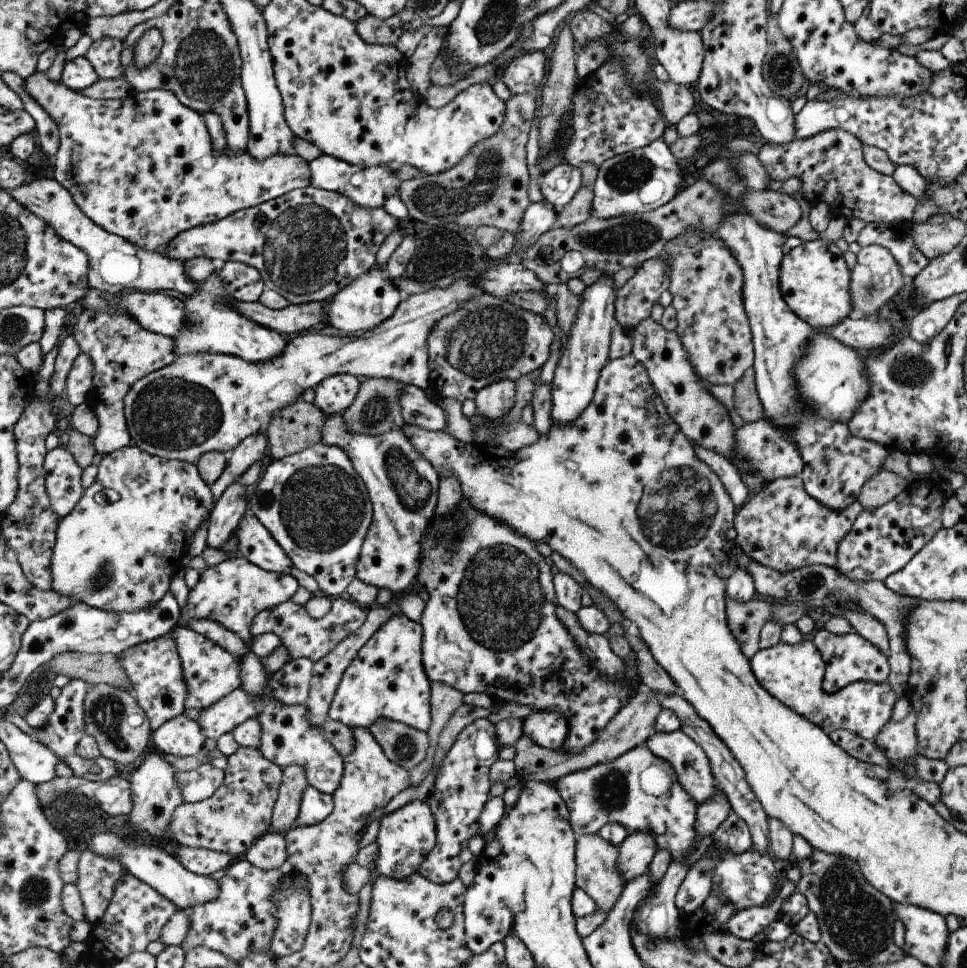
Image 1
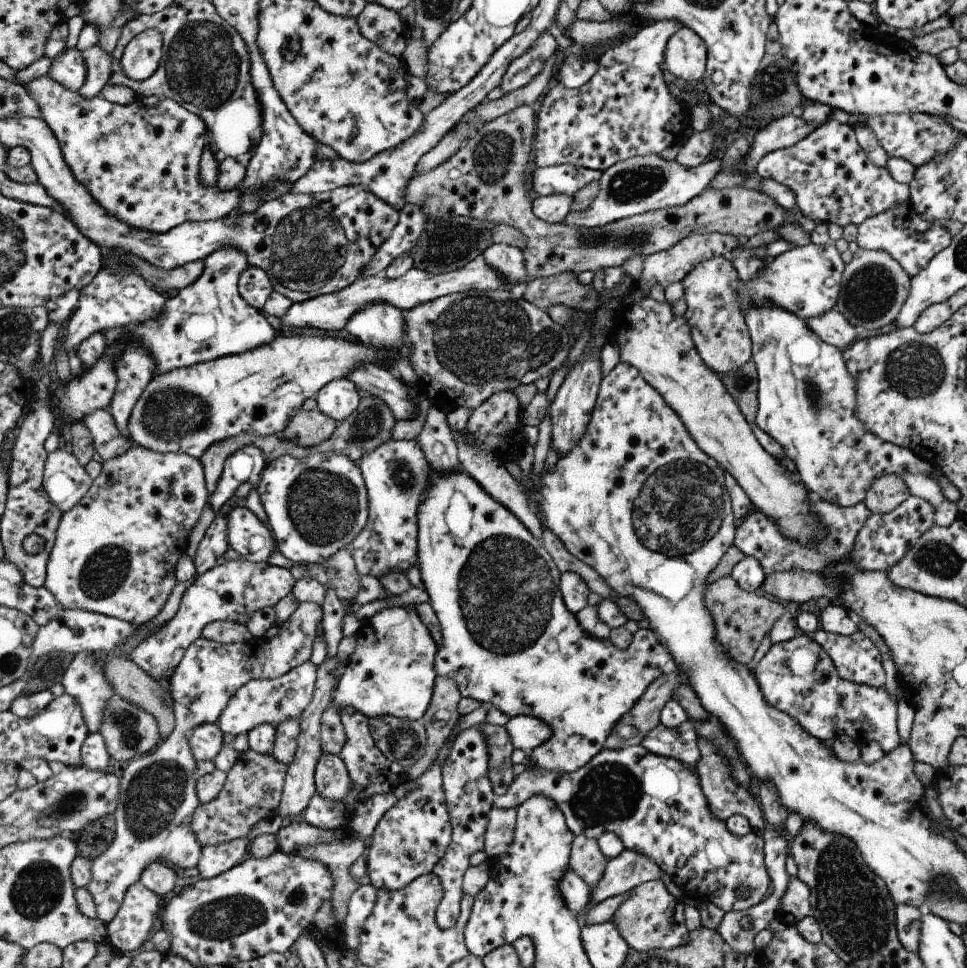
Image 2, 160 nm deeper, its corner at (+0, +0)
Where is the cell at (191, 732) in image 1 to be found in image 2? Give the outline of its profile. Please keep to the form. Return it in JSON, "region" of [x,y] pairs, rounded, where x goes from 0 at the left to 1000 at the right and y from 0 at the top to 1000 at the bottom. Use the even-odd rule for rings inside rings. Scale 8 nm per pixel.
{"region":[[[215,747],[211,750],[204,750],[198,758],[195,758],[195,771],[200,775],[200,781],[204,785],[216,785],[221,787],[226,781],[226,777],[231,775],[233,760],[231,754],[222,747]]]}

